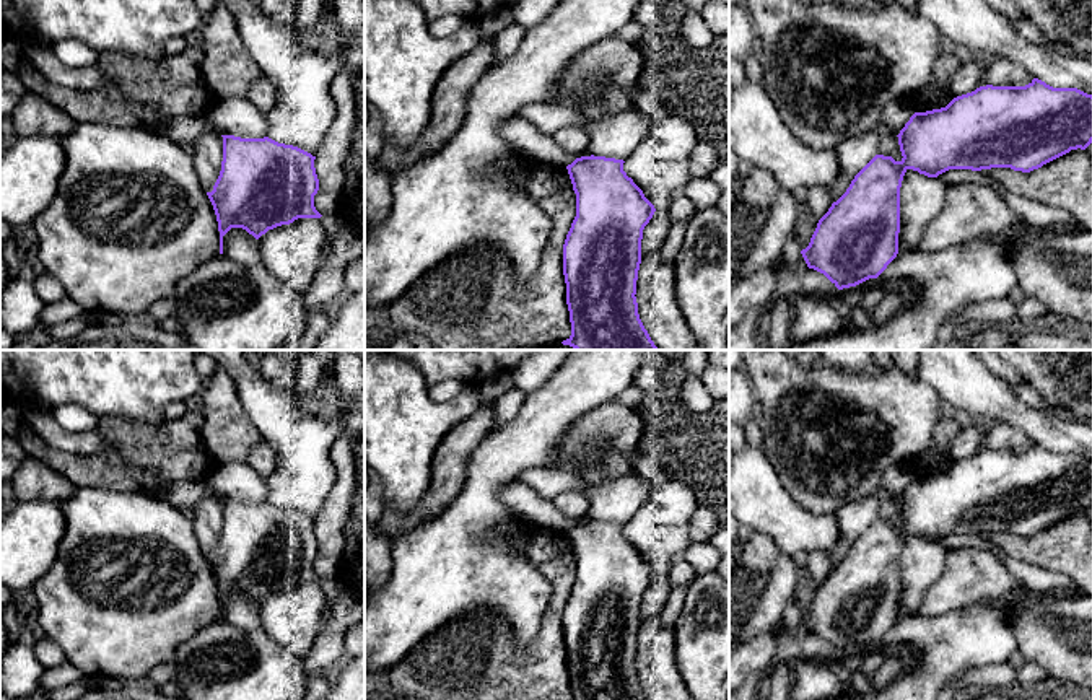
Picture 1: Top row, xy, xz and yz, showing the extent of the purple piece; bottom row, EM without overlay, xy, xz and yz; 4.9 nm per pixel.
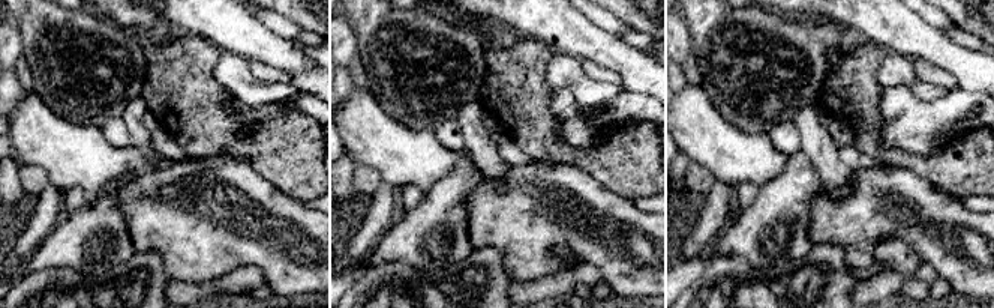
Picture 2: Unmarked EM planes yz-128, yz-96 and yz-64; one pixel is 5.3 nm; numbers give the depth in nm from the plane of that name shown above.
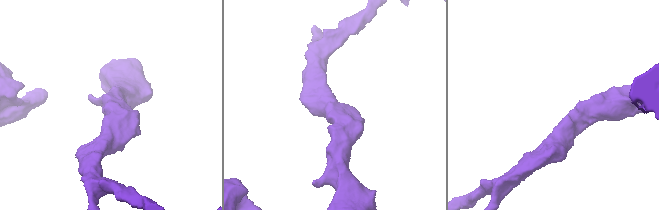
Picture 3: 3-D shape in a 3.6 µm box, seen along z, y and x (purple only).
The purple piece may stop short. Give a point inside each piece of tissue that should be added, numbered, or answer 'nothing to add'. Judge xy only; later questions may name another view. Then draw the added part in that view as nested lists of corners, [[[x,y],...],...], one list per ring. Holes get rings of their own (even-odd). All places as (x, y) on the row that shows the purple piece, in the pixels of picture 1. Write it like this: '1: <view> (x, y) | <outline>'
nothing to add

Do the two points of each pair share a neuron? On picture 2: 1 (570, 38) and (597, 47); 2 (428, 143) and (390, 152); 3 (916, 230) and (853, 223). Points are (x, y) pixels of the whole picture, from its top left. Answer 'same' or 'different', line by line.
1: same
2: same
3: same

